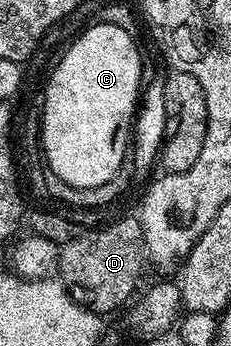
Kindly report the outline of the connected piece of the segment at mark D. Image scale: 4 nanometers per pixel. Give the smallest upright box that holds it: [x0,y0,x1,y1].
[57,219,143,314]

